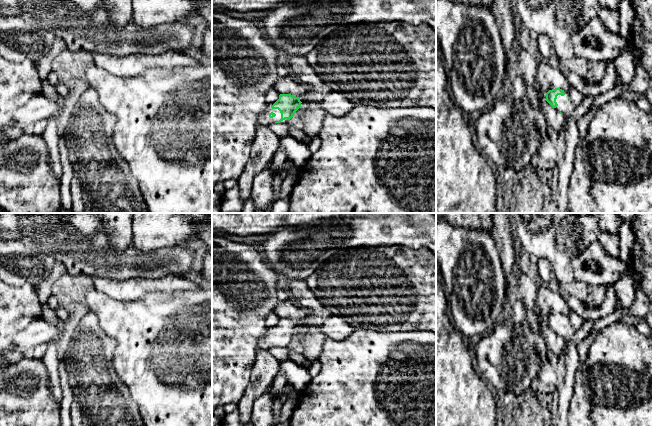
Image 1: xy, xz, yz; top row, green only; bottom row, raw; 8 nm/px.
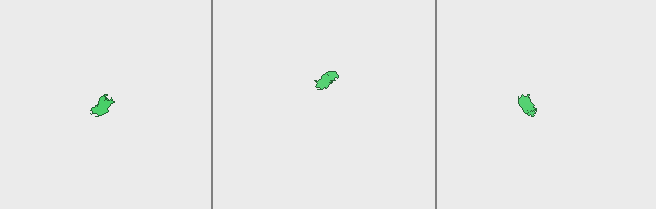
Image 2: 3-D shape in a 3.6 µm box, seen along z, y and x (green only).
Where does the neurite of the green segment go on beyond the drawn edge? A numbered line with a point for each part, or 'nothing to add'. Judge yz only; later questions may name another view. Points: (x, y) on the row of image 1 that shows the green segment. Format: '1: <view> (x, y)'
1: yz (565, 106)

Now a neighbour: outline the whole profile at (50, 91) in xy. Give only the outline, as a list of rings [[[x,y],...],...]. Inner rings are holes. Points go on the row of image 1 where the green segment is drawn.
[[[47,80],[41,81],[43,95],[50,100],[56,101],[59,109],[61,109],[69,100],[66,97],[61,96],[56,87],[50,84]]]

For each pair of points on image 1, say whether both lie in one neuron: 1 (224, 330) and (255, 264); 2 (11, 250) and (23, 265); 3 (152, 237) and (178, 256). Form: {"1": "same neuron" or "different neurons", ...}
{"1": "same neuron", "2": "same neuron", "3": "different neurons"}

